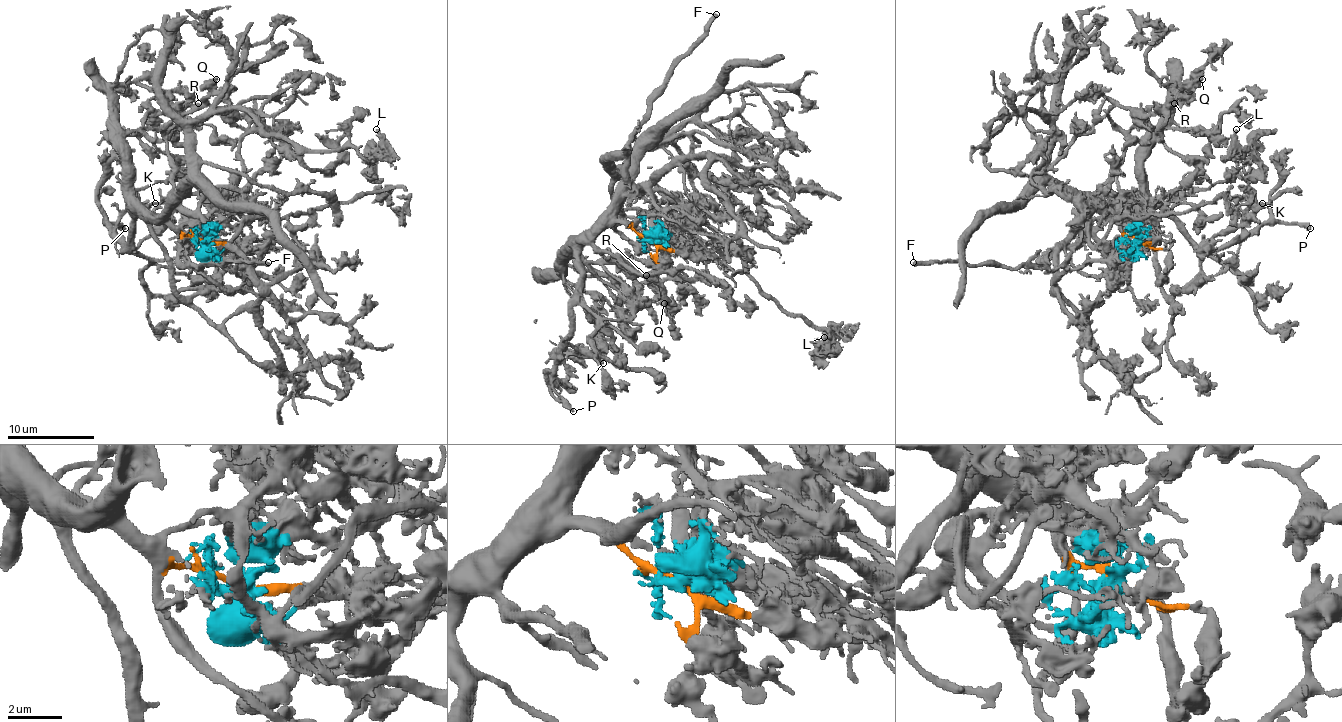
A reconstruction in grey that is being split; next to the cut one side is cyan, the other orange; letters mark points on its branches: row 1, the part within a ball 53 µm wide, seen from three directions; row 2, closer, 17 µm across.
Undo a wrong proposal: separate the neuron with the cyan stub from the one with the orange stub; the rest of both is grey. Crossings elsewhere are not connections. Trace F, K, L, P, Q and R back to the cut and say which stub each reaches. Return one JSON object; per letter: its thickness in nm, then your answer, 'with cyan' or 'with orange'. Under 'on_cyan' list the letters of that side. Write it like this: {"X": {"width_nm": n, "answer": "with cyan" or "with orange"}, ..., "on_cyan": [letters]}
{"F": {"width_nm": 360, "answer": "with cyan"}, "K": {"width_nm": 240, "answer": "with orange"}, "L": {"width_nm": 260, "answer": "with cyan"}, "P": {"width_nm": 340, "answer": "with orange"}, "Q": {"width_nm": 280, "answer": "with orange"}, "R": {"width_nm": 240, "answer": "with orange"}, "on_cyan": ["F", "L"]}

